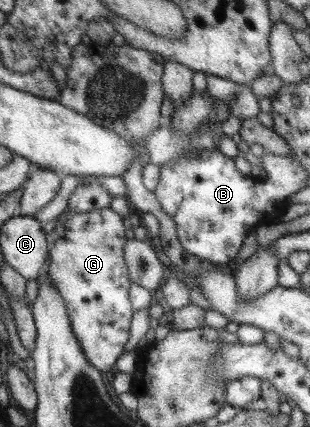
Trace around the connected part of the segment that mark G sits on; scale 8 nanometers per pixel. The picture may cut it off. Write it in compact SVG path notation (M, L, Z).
M111 207L84 213L68 212L70 216L65 224L64 236L51 239L48 273L55 289L63 297L72 329L82 346L83 353L100 372L113 372L119 357L124 353L124 345L130 337L129 329L134 312L129 296L132 281L124 257L128 240L124 226L125 217Z

